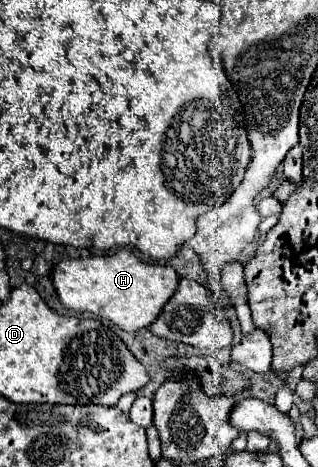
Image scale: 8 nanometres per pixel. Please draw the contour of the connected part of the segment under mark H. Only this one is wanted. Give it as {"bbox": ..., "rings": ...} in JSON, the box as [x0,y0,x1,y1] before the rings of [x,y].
{"bbox":[53,248,179,332],"rings":[[[119,248],[113,254],[61,260],[53,268],[53,284],[65,308],[93,312],[111,320],[121,330],[139,332],[153,324],[165,302],[177,292],[179,274],[171,266],[145,264],[131,250]]]}

